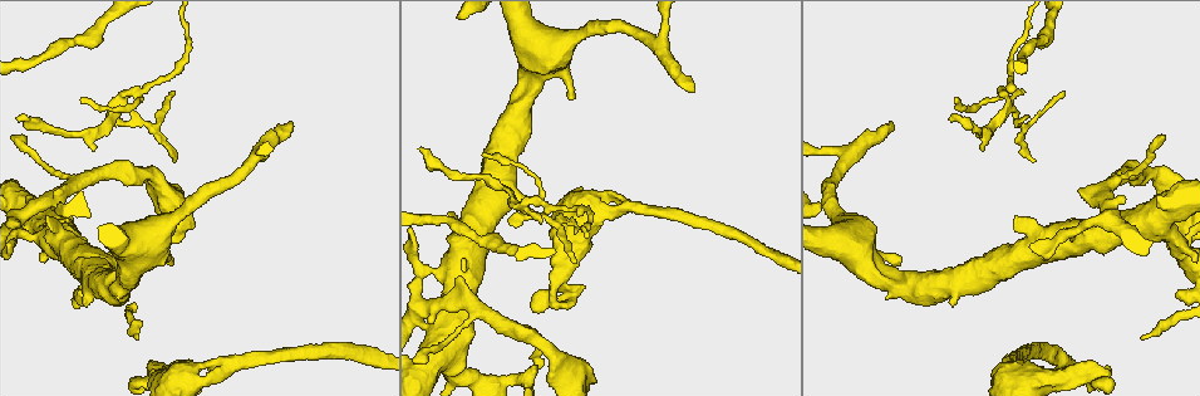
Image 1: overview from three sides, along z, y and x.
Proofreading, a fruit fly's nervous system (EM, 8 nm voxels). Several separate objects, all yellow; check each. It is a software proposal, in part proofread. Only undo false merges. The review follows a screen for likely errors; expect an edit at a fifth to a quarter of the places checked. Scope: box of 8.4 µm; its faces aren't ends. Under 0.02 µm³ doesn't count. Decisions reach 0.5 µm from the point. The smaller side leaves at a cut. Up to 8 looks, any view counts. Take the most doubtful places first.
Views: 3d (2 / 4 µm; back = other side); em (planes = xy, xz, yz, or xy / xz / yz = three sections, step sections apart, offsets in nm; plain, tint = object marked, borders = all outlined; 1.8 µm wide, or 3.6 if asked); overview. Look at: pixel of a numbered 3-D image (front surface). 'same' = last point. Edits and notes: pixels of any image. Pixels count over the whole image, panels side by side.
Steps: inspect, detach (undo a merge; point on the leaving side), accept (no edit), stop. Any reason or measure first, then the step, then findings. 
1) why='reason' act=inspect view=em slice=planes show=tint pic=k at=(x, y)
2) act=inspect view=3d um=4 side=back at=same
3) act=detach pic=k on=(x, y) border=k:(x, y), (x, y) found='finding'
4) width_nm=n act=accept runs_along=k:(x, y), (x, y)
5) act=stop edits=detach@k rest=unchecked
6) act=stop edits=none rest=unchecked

why='narrows sharply' act=inspect view=3d um=4 side=back pic=1 at=(114, 113)

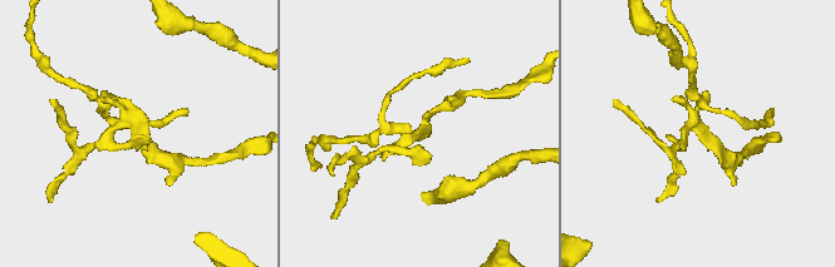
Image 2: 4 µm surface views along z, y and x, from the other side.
why='now the EM' act=inspect view=em slice=planes show=tint pic=2 at=(424, 130)

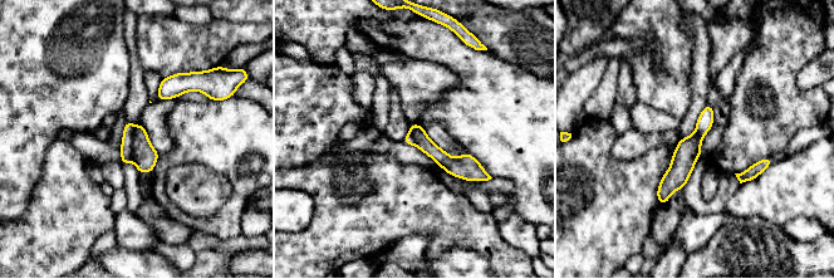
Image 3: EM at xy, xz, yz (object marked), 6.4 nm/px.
width_nm=120 act=detach pic=3 on=(145, 156) found='two neurons meet here'

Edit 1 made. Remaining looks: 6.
why='narrows sharply' act=inspect view=3d um=4 pic=1 at=(862, 263)

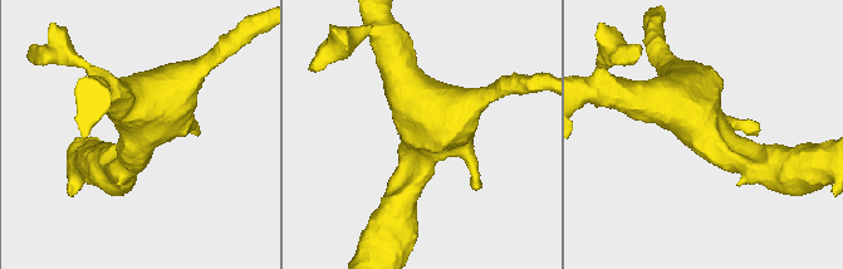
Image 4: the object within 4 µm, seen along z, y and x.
why='now the EM' act=inspect view=em um=3.6 slice=yz step=8 show=tint pic=4 at=(703, 131)

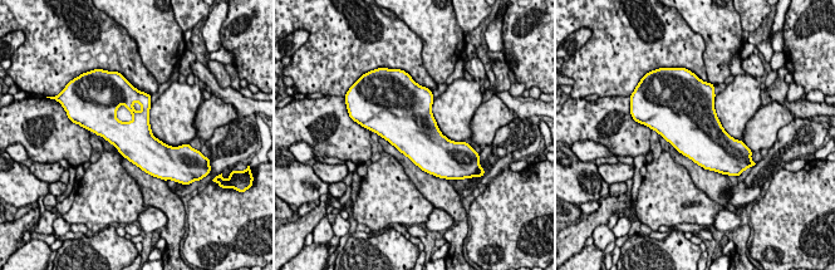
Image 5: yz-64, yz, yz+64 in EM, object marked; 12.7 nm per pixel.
why='cut it another way' act=inspect view=em um=3.6 slice=planes show=tint at=same

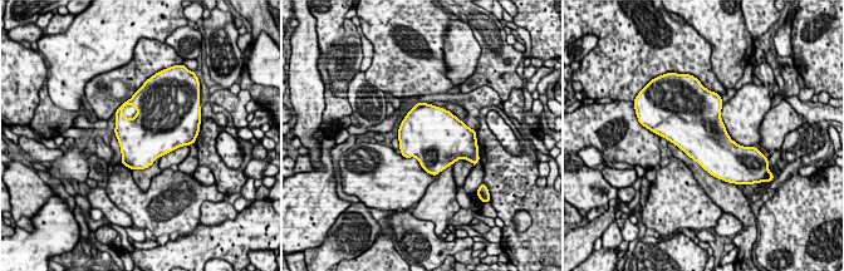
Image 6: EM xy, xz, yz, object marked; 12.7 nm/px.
act=accept found='all the same neuron'

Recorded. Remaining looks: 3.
act=inspect view=3d um=2 pic=1 at=(621, 195)

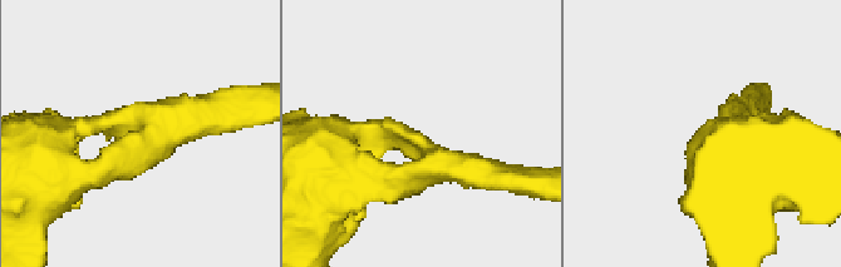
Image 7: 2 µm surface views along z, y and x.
arm_widths_nm=220,500 act=inspect view=em slice=planes show=borders pic=7 at=(131, 149)

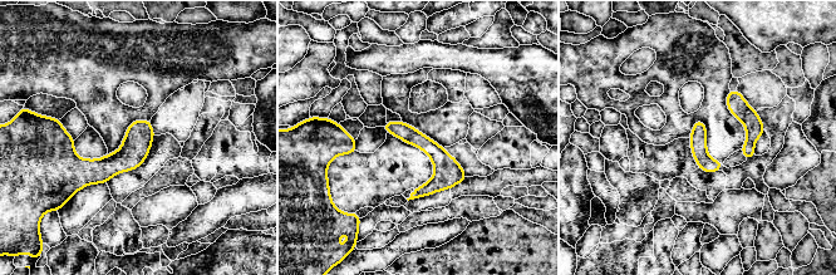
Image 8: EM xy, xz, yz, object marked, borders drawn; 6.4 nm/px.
width_nm=110 act=accept runs_along=8:(388, 124), (422, 141), (462, 176) found='all the same neuron'

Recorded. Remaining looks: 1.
act=stop edits=detach@3 rest=unchecked

